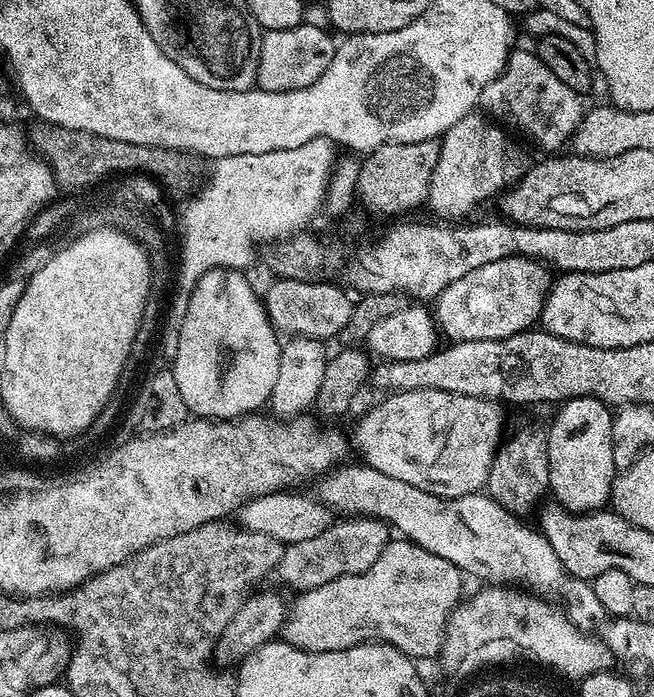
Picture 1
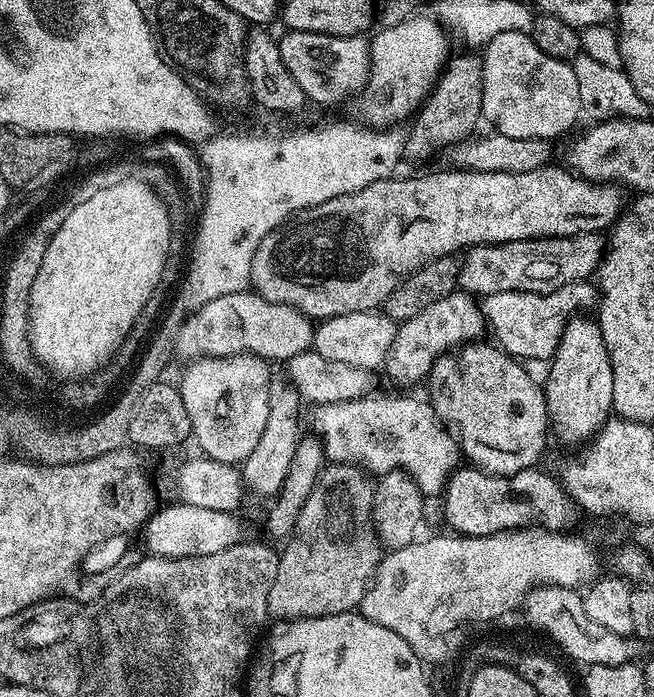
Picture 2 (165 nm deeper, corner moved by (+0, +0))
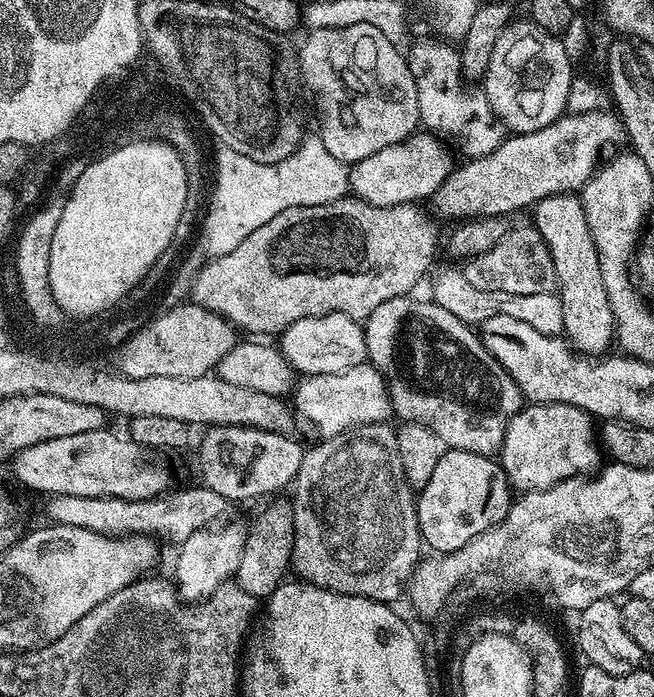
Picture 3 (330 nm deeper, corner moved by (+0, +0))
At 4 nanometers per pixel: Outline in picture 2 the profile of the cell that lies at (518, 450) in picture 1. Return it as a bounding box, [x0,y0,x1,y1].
[430,342,550,476]

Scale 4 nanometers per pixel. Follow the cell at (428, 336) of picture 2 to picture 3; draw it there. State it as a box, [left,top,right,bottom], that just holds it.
[295,362,393,438]

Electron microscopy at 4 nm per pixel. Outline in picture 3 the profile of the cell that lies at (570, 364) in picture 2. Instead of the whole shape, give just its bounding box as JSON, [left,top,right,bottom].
[534,194,616,354]

